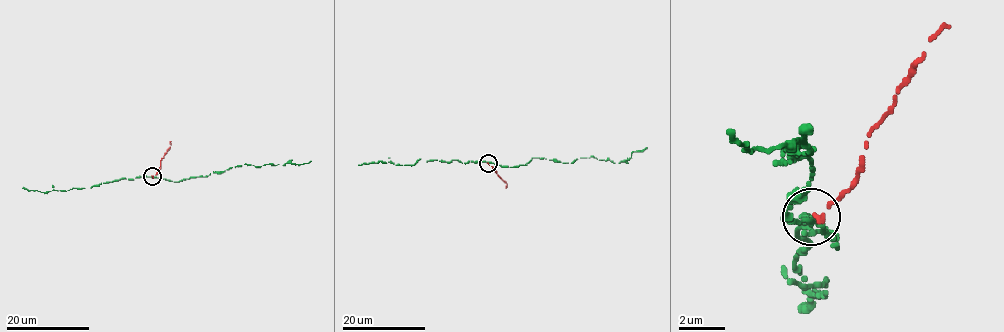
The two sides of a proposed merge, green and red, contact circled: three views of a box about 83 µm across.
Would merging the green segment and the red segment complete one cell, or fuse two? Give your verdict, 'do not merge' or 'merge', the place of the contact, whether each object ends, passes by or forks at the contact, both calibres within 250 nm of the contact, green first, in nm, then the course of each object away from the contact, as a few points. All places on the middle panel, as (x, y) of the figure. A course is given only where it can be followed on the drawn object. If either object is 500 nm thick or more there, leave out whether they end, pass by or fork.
do not merge; at (488, 163); green ends there; red ends there; 320 nm thick on the green side, 200 nm on the other; green runs (488, 163), (515, 167), (533, 158), (571, 163), (594, 157), (620, 163), (647, 147); red runs (488, 163), (507, 184), (506, 188)

